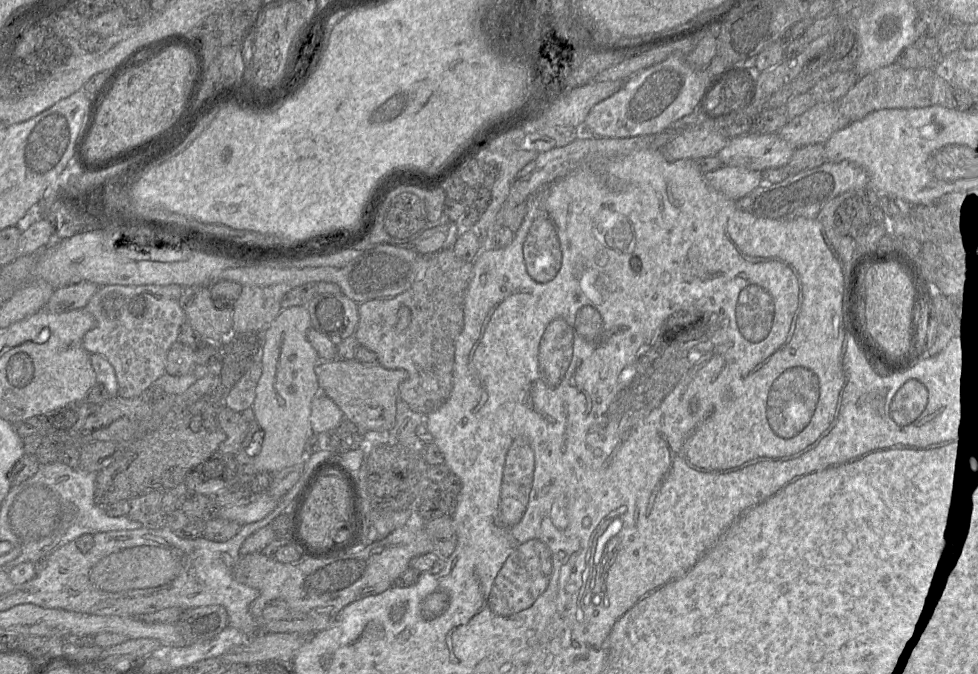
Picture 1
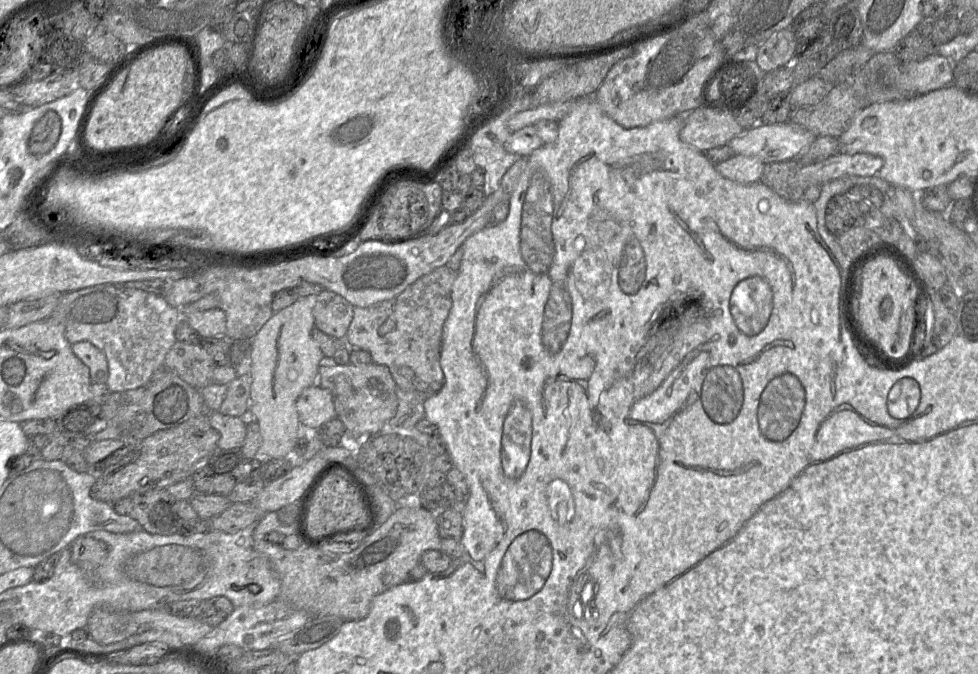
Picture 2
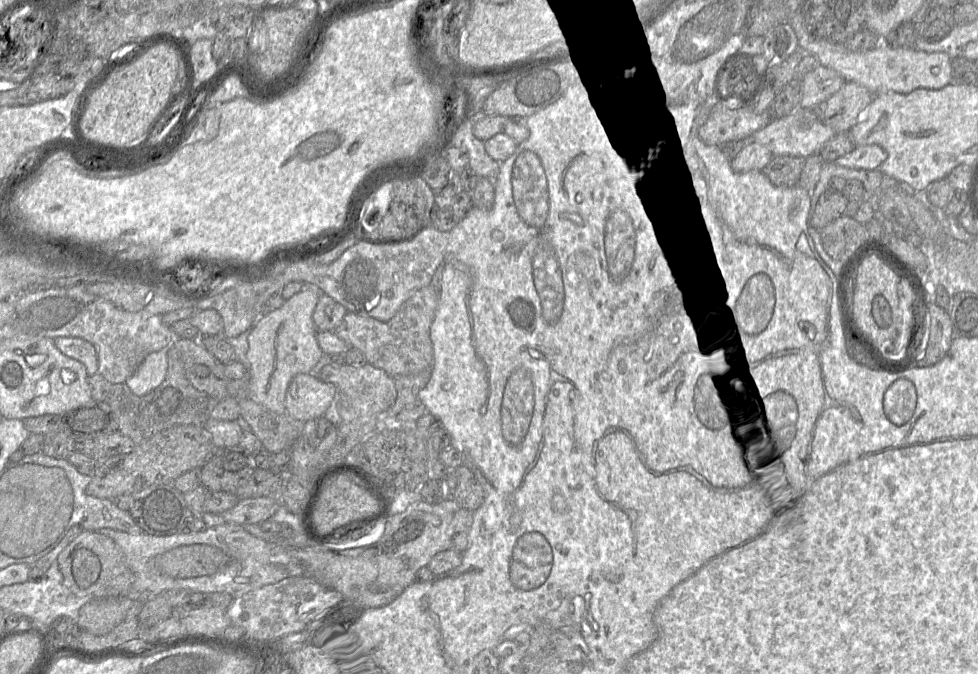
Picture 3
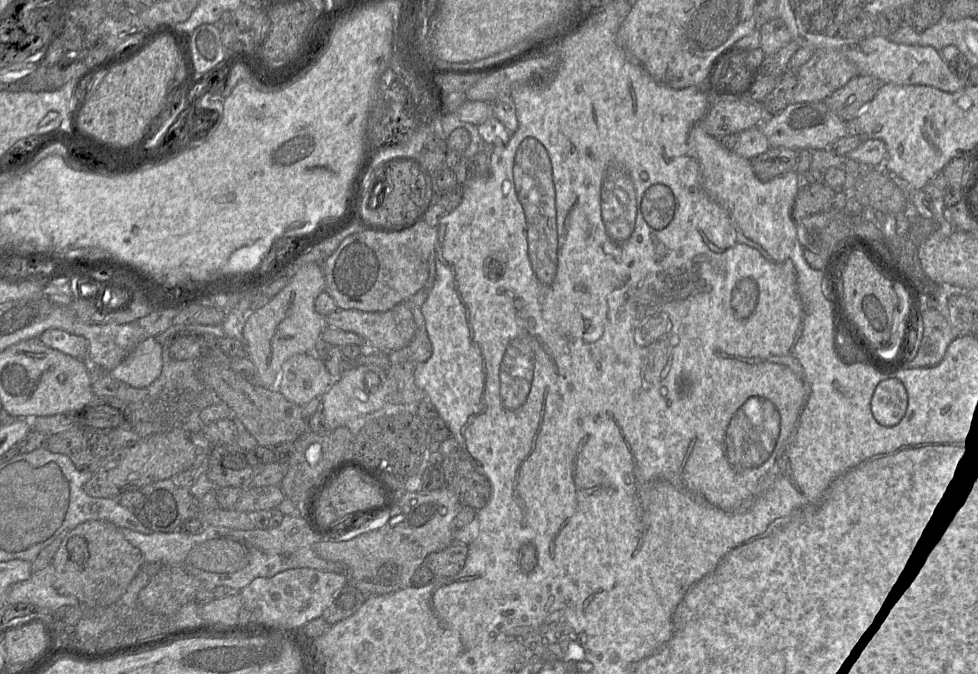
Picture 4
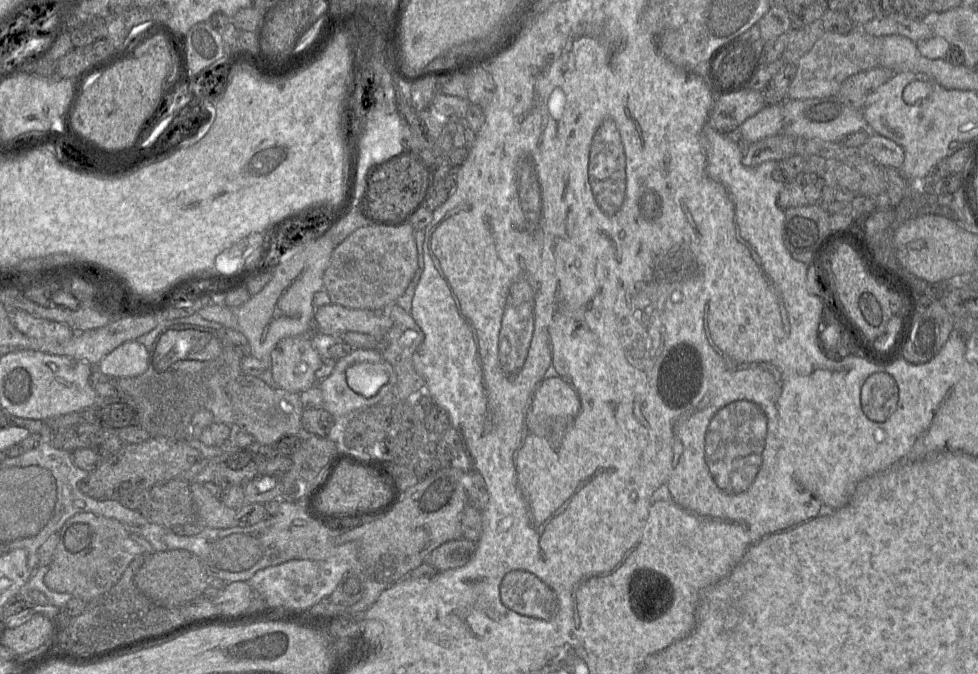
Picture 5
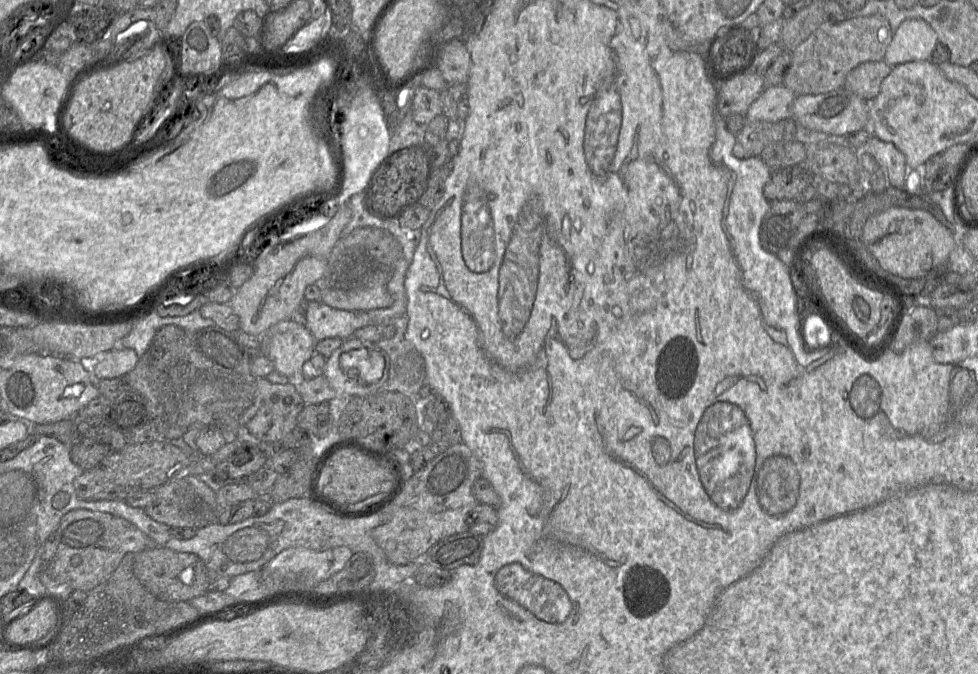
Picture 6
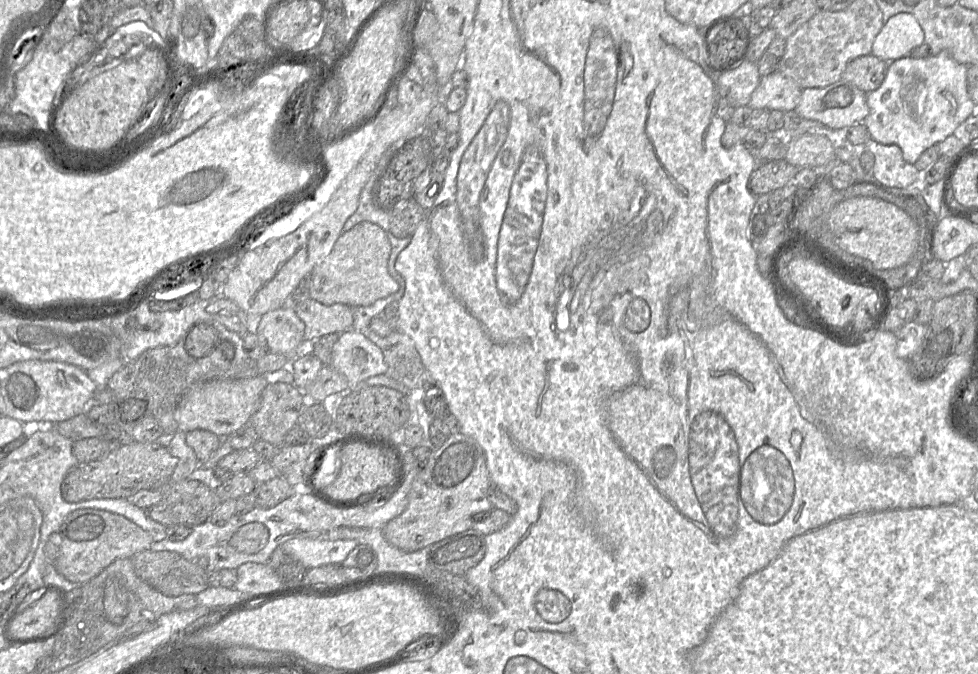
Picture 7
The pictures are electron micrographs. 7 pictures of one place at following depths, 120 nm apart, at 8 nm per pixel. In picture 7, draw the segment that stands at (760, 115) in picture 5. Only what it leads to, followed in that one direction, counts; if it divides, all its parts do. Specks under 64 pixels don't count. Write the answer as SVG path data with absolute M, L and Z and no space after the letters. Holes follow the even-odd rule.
M777 70L760 77L747 105L757 109L794 110L800 101L802 90L794 80Z

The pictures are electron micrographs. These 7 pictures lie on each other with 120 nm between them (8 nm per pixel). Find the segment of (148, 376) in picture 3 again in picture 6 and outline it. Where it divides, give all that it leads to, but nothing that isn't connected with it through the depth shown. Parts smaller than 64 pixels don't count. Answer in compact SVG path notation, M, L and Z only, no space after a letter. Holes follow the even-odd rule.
M114 347L89 360L89 368L94 380L125 376L138 362L138 355L133 349Z

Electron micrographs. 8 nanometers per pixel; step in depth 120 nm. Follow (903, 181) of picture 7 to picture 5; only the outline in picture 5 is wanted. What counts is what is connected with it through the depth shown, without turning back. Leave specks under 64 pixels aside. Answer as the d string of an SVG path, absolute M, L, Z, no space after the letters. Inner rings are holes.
M879 134L870 136L859 148L860 156L868 156L881 167L900 169L904 162L904 151L894 141Z

